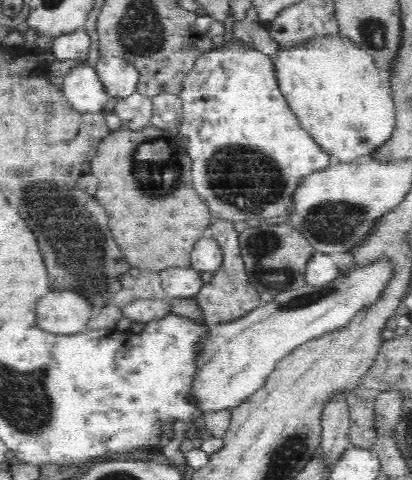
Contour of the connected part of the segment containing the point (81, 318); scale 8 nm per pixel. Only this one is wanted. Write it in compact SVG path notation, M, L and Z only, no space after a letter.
M50 292L36 306L36 326L52 334L76 334L86 330L94 308L73 292Z

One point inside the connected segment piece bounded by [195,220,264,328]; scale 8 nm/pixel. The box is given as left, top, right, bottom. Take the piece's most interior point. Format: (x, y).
(229, 295)

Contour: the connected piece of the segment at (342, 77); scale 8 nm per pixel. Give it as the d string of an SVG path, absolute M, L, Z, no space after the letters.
M324 37L296 50L284 51L275 56L279 88L284 92L299 123L312 140L327 152L333 161L352 162L362 156L371 156L386 144L395 129L395 99L392 90L364 49L347 38Z

